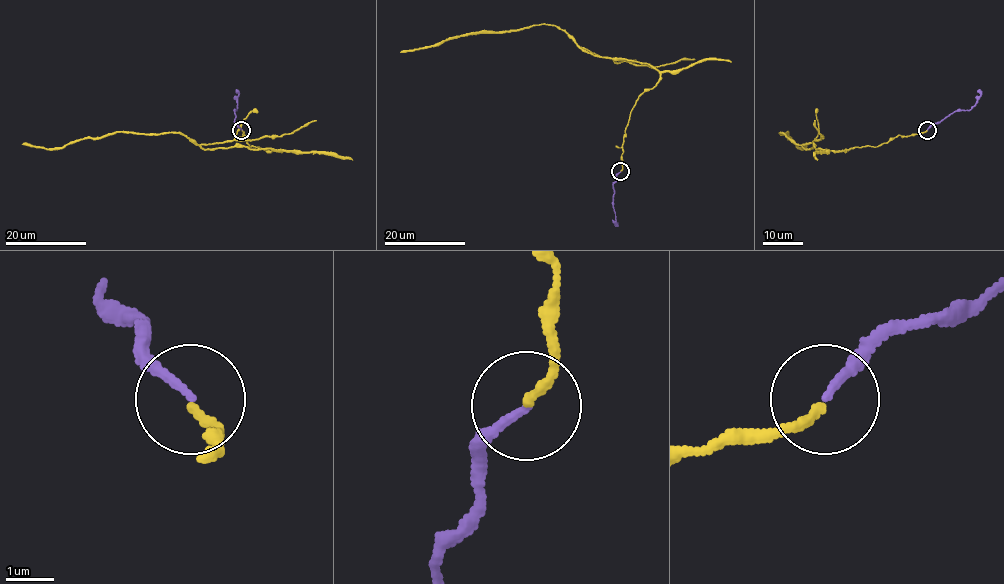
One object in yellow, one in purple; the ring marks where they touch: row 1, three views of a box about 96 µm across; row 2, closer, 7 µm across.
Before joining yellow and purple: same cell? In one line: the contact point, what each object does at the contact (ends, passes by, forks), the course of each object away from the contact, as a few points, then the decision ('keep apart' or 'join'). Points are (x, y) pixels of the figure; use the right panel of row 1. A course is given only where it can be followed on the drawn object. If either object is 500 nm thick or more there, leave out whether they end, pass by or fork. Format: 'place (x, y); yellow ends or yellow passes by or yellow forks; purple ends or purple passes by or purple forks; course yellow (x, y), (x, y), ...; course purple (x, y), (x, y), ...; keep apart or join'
place (927, 130); yellow ends; purple ends; course yellow (927, 130), (891, 137), (877, 146), (846, 150), (807, 149), (779, 133), (786, 131), (801, 148), (808, 143); course purple (927, 129), (955, 111), (969, 110), (980, 95), (979, 89); join

